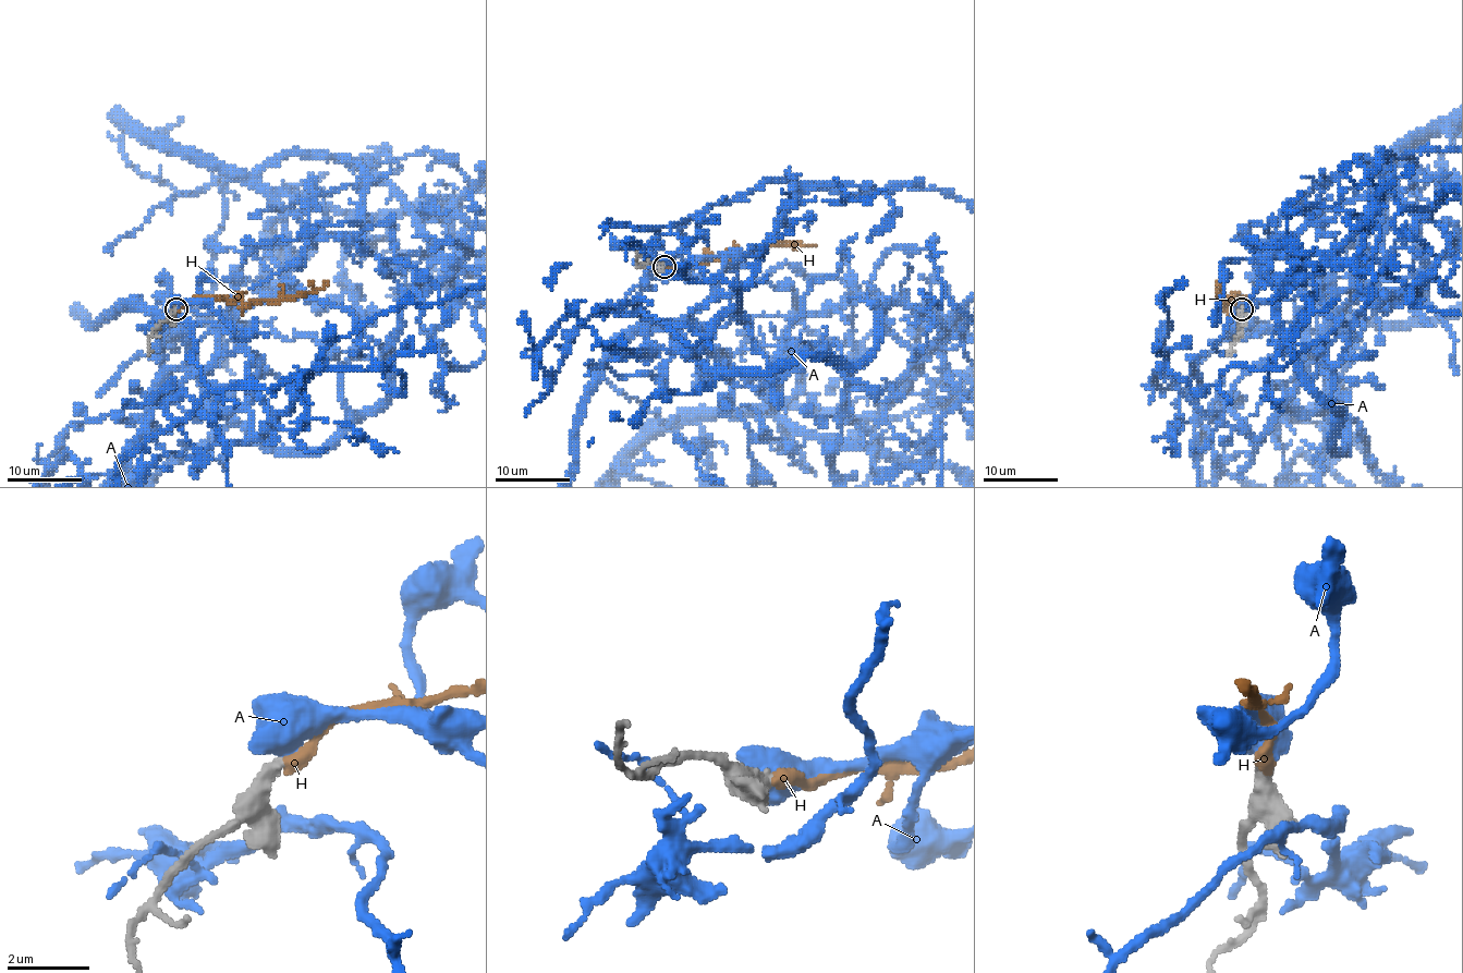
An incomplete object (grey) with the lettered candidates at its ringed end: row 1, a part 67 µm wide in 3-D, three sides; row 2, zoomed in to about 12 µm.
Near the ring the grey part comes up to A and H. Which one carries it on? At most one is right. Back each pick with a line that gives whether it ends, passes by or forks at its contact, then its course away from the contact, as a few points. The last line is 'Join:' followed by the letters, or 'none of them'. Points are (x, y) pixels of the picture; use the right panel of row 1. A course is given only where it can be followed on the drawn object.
H: it ends
Join: H

